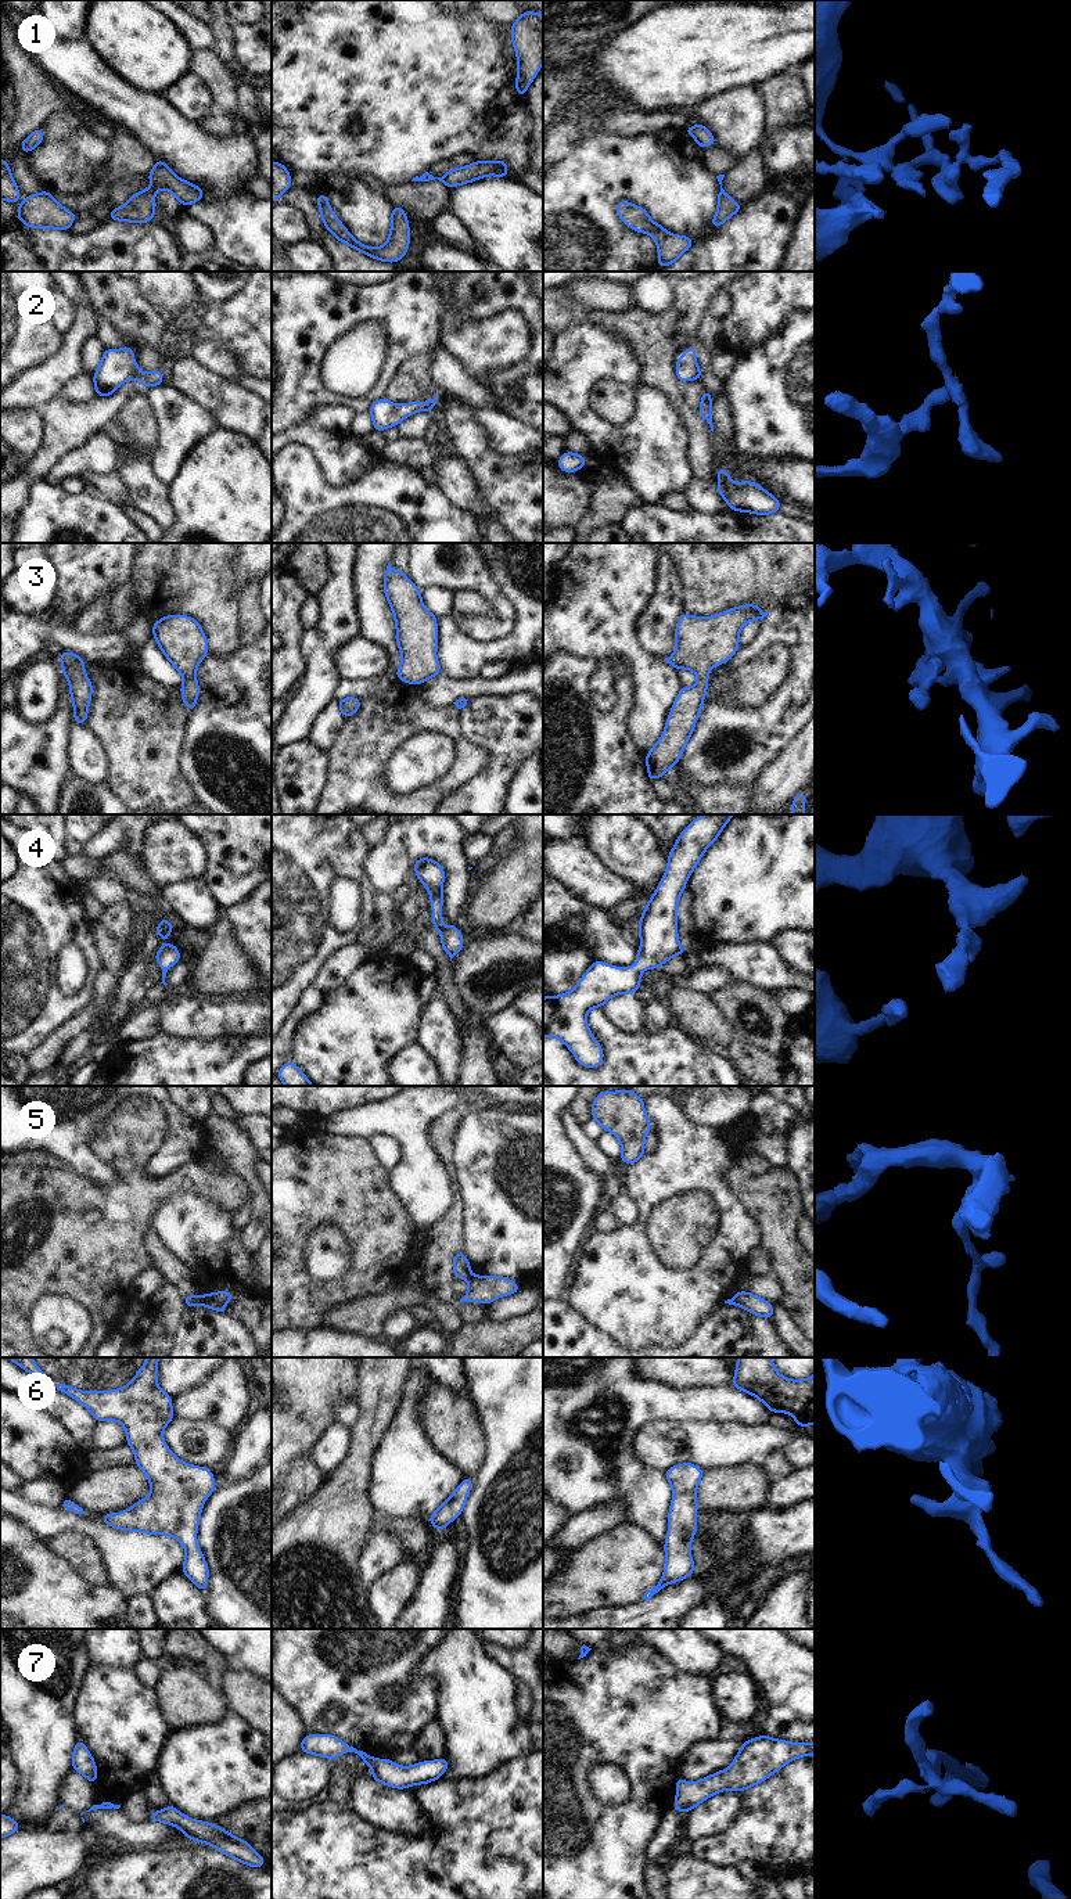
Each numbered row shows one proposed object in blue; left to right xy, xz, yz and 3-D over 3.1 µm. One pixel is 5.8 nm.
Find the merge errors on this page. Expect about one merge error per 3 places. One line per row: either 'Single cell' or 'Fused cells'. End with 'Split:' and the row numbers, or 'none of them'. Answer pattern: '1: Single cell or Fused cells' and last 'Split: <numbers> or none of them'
1: Single cell
2: Single cell
3: Single cell
4: Single cell
5: Fused cells
6: Single cell
7: Fused cells
Split: 5, 7

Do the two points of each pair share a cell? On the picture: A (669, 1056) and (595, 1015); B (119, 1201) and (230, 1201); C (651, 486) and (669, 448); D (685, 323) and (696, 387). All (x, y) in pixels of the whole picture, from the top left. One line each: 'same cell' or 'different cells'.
A: same cell
B: same cell
C: same cell
D: different cells

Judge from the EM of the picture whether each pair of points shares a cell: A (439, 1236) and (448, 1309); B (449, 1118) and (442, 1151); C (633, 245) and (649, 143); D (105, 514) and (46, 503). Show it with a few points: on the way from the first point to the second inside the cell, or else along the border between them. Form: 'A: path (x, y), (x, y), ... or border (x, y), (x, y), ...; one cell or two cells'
A: border (421, 1291), (445, 1302), (453, 1302); two cells
B: path (444, 1126), (442, 1143); one cell
C: path (608, 220), (608, 191), (631, 168); one cell
D: path (90, 513), (61, 513); one cell

